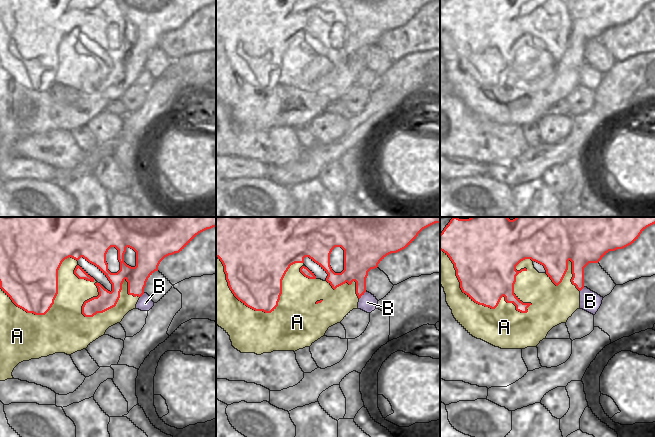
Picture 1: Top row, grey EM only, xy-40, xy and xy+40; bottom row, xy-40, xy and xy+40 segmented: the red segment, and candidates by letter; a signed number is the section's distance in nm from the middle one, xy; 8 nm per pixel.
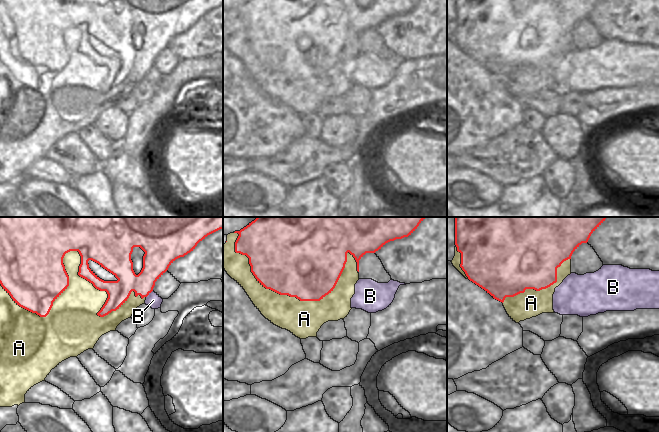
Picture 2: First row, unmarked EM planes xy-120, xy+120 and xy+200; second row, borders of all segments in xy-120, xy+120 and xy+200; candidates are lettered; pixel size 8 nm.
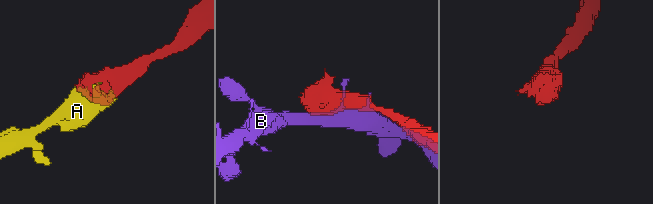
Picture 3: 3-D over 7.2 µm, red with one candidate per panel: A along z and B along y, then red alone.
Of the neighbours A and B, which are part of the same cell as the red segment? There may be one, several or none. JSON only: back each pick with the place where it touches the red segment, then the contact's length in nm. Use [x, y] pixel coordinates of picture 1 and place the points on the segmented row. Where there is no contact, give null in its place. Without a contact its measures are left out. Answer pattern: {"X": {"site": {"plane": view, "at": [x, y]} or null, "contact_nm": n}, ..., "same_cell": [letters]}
{"A": {"site": {"plane": "xy+40", "at": [478, 303]}, "contact_nm": 850}, "same_cell": ["A"]}

